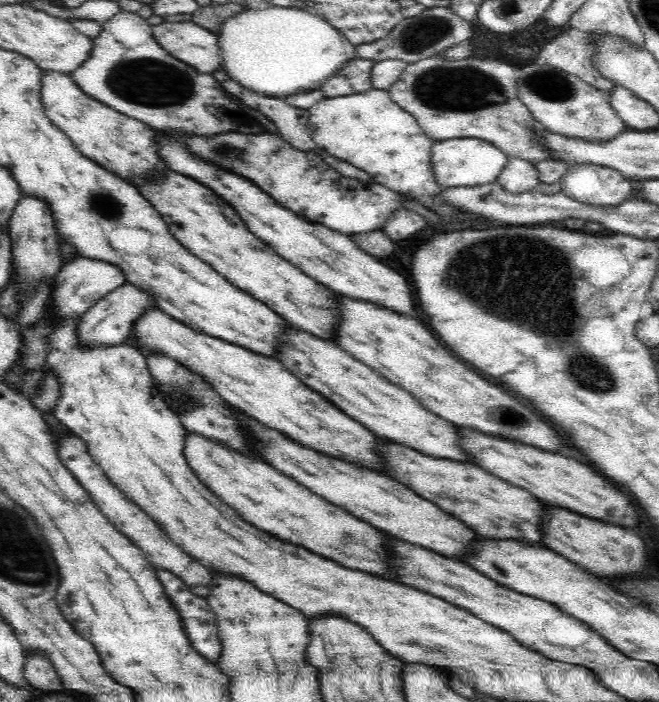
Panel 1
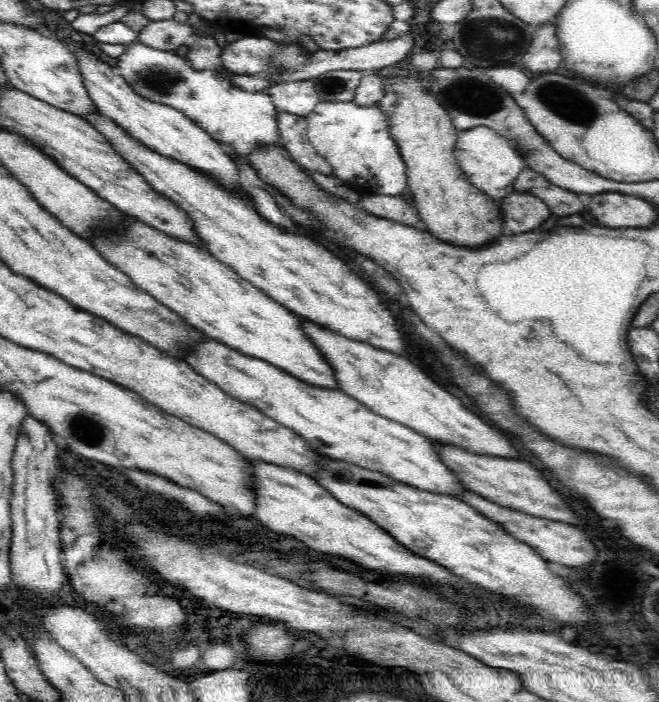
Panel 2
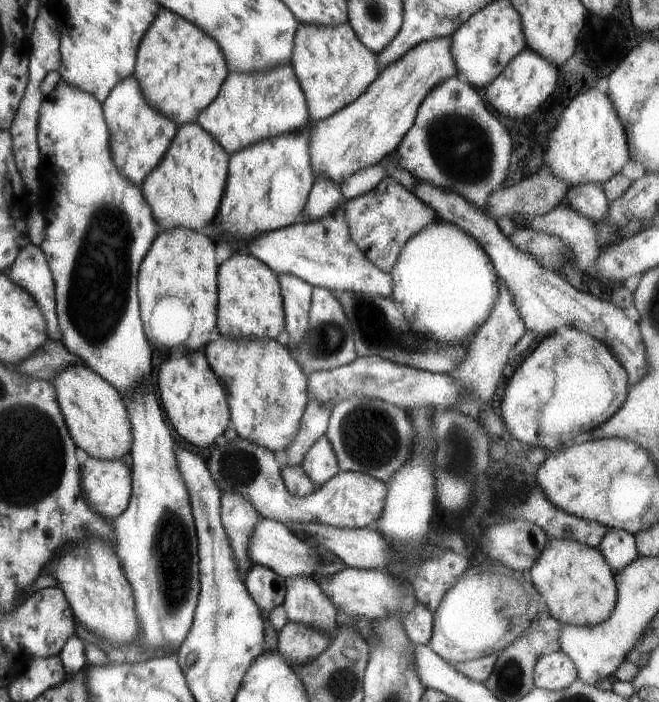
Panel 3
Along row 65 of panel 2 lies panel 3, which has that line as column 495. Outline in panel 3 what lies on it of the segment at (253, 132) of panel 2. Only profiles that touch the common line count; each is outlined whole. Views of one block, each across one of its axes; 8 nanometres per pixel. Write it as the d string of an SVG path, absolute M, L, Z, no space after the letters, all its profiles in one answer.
M456 75L445 78L425 94L425 98L417 108L413 124L401 138L397 148L387 157L392 159L393 165L398 169L407 170L415 180L425 180L431 186L457 192L475 208L488 214L485 210L485 200L493 190L501 188L511 152L513 142L503 124L487 109L485 103L483 104L477 90Z

